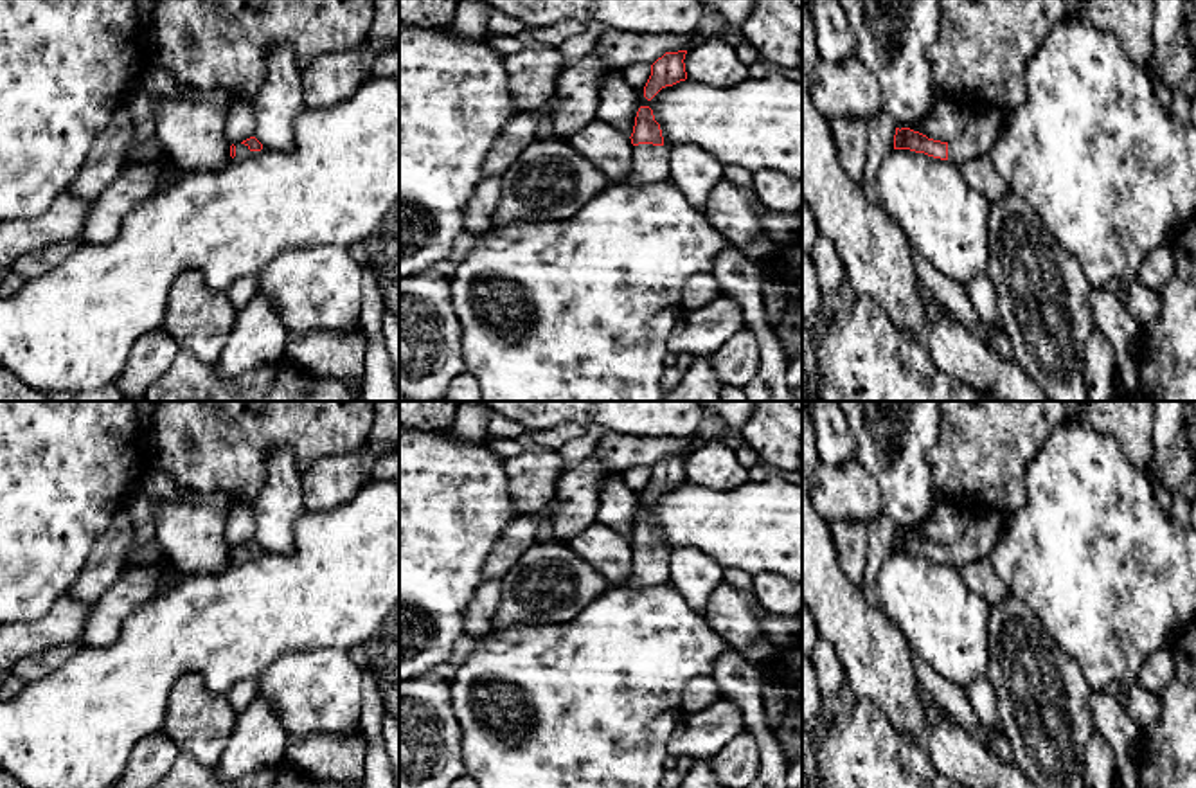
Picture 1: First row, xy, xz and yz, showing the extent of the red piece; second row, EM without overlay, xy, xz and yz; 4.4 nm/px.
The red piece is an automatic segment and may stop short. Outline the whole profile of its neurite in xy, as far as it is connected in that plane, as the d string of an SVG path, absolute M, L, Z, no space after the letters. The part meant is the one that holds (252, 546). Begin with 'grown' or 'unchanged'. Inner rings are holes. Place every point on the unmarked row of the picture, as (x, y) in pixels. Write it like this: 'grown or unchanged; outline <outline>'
grown; outline M250 540L243 545L232 547L230 560L236 563L241 563L241 561L259 556L261 552L263 552L263 547L255 540Z

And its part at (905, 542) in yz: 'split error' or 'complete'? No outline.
split error

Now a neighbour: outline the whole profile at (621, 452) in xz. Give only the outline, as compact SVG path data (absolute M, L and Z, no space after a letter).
M604 432L595 446L595 453L613 473L624 473L629 468L653 468L665 455L691 453L703 446L707 439L691 437L647 437Z

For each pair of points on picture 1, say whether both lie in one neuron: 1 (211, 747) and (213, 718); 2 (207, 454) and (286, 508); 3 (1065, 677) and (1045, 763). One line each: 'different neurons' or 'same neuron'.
1: same neuron
2: different neurons
3: same neuron

